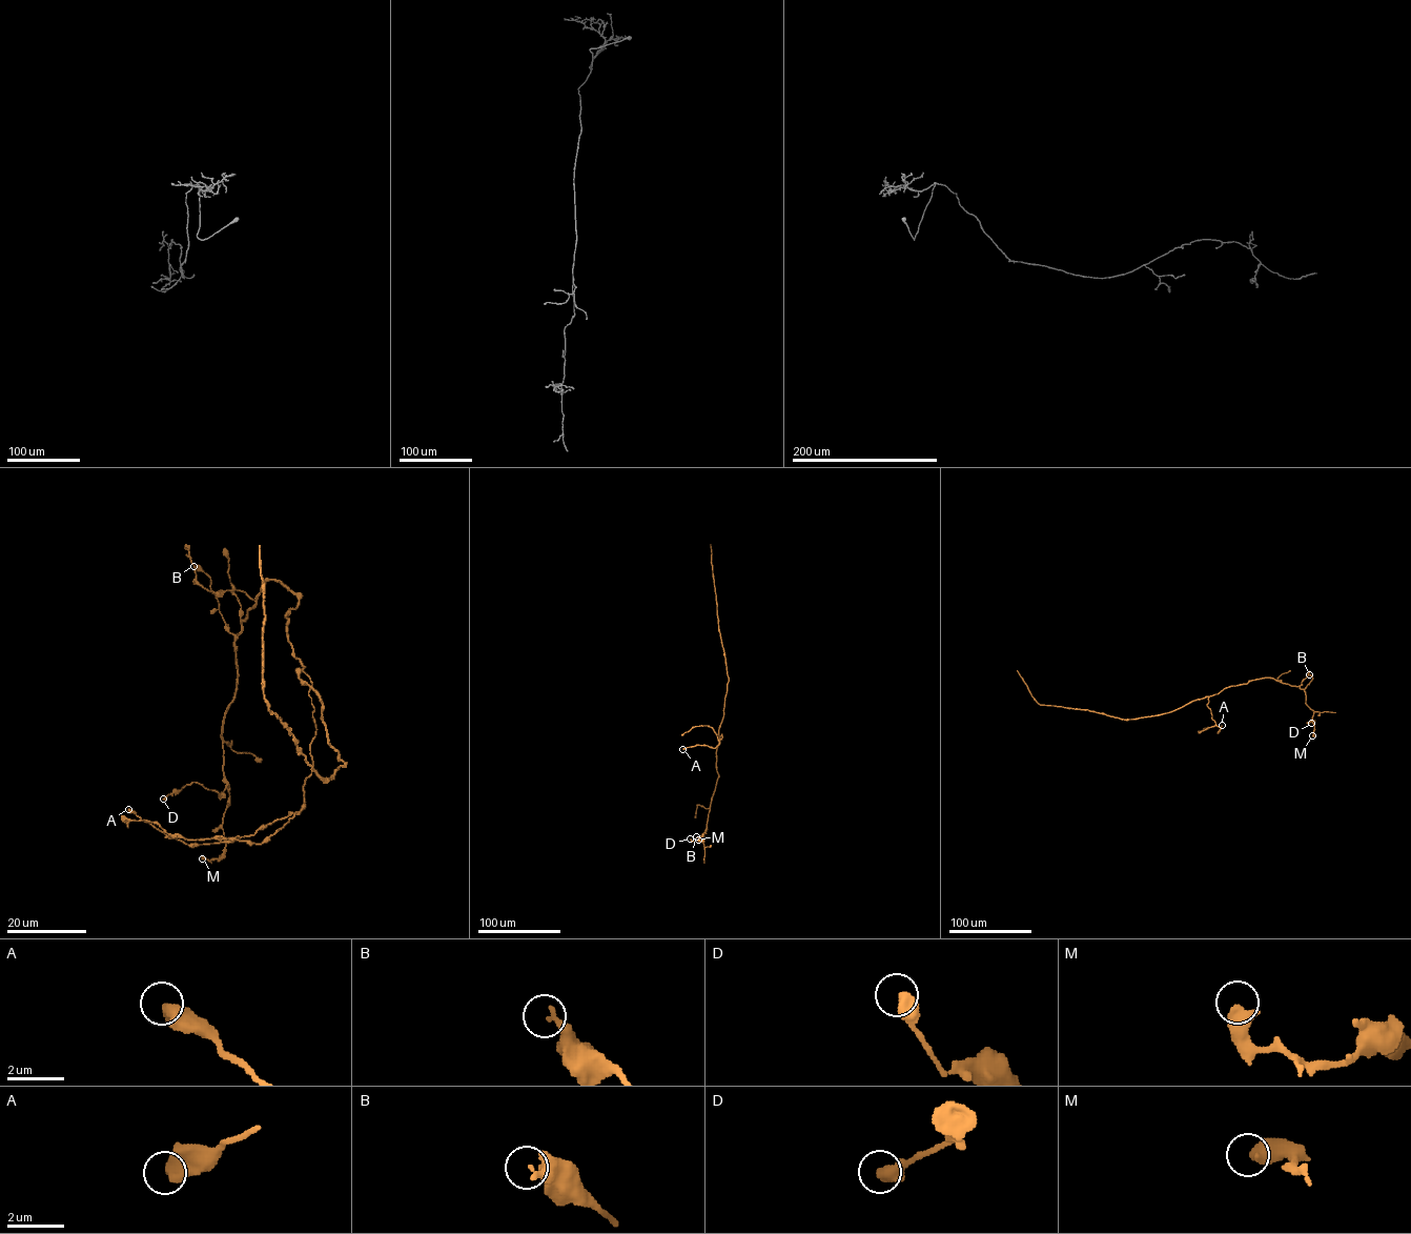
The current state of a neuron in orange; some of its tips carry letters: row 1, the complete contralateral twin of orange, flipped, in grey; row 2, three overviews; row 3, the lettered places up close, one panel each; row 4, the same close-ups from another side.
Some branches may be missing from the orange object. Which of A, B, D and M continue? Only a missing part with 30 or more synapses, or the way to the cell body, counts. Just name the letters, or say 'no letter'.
no letter

